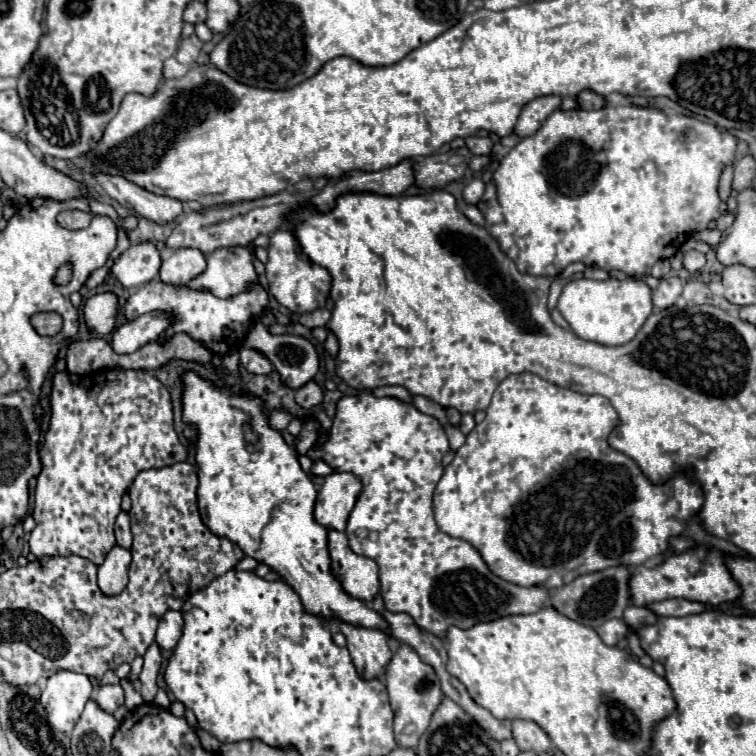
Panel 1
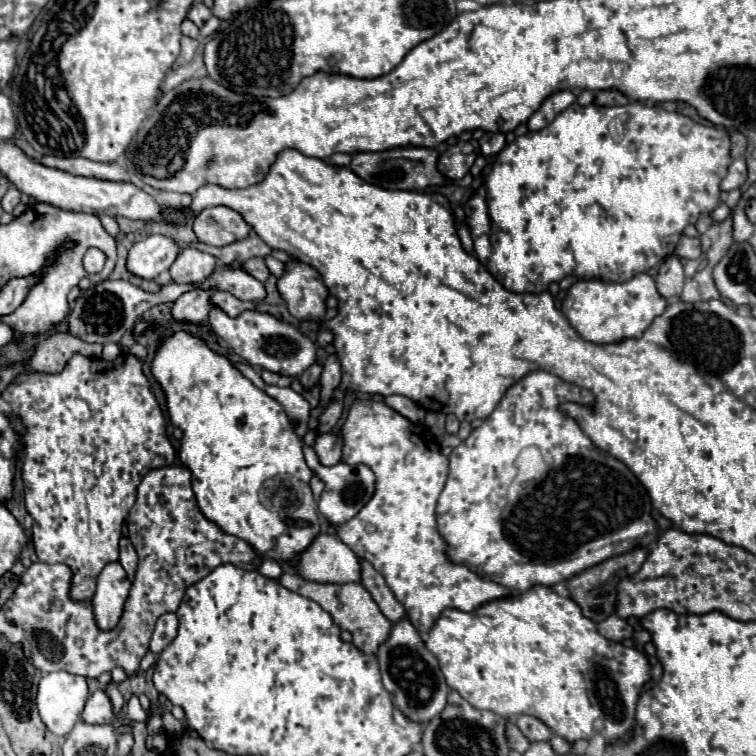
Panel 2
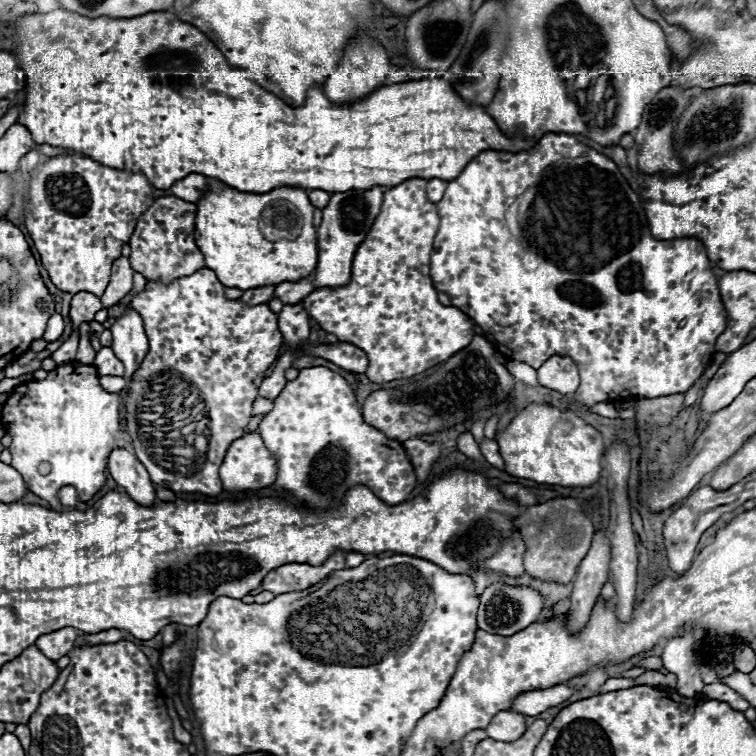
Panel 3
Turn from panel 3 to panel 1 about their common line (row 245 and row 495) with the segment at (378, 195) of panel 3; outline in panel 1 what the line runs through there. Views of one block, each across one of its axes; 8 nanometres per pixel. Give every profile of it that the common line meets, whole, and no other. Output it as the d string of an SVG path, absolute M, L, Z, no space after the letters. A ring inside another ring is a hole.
M332 472L324 478L324 484L316 498L314 518L332 530L344 530L346 520L362 492L362 482L352 472Z

